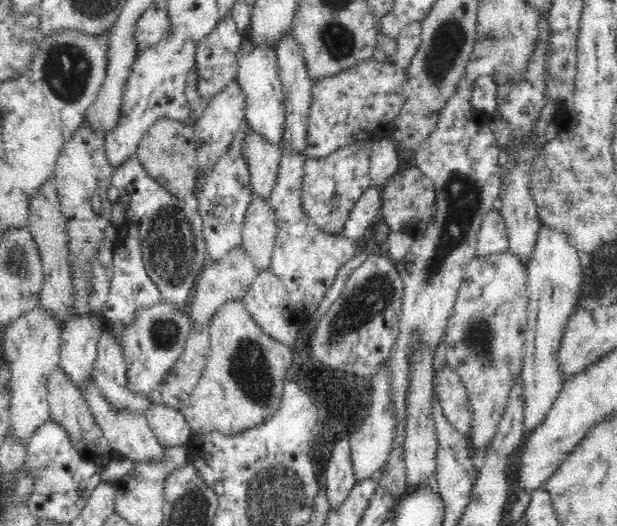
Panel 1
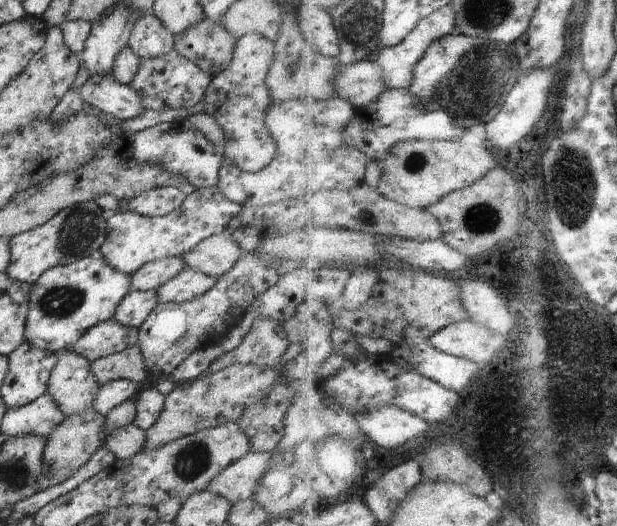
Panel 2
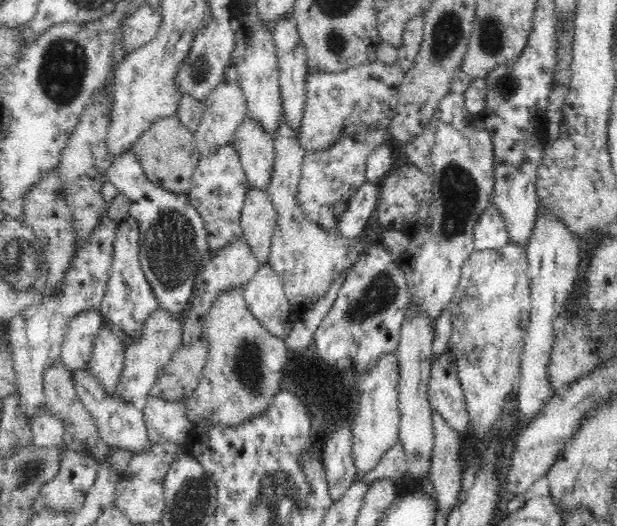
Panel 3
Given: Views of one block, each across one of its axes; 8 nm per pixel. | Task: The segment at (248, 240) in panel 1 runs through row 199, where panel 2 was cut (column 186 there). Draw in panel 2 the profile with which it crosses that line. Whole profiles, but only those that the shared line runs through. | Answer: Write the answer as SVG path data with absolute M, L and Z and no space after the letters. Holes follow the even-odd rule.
M218 234L205 238L180 258L188 268L217 278L228 272L243 253L232 235Z

